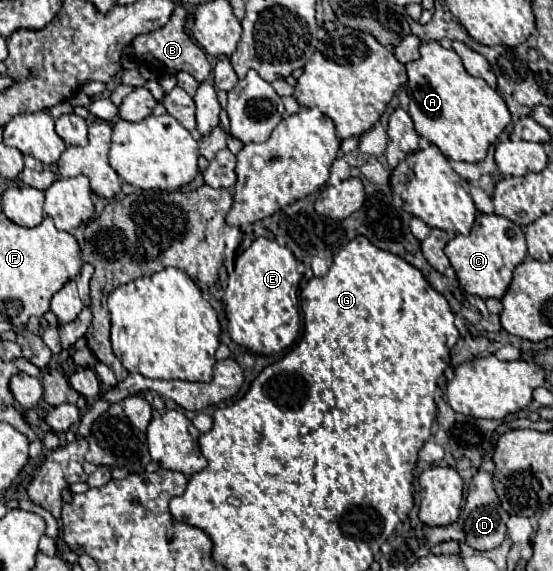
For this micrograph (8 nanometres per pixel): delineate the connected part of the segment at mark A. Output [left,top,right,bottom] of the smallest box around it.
[405,41,511,161]

